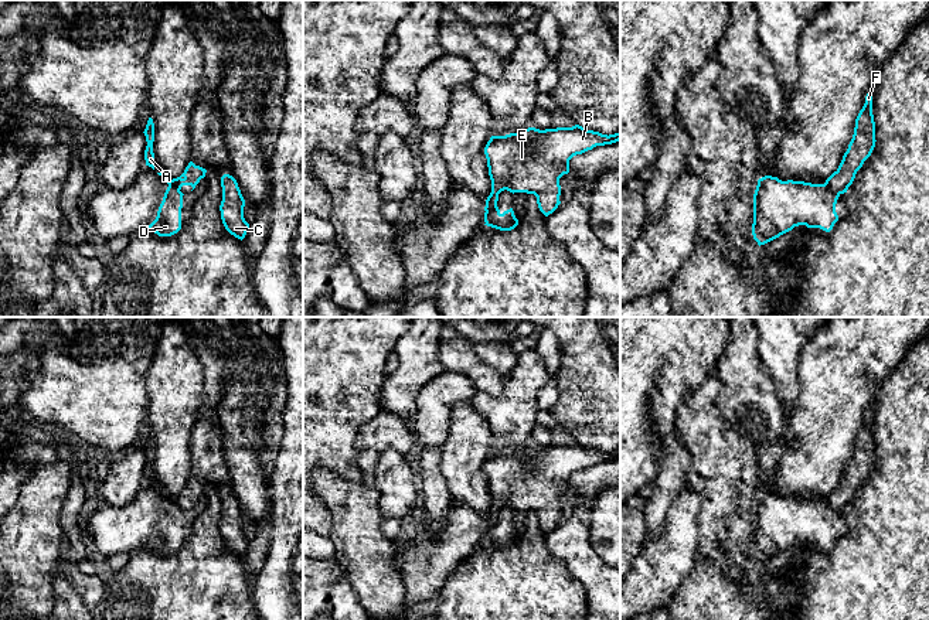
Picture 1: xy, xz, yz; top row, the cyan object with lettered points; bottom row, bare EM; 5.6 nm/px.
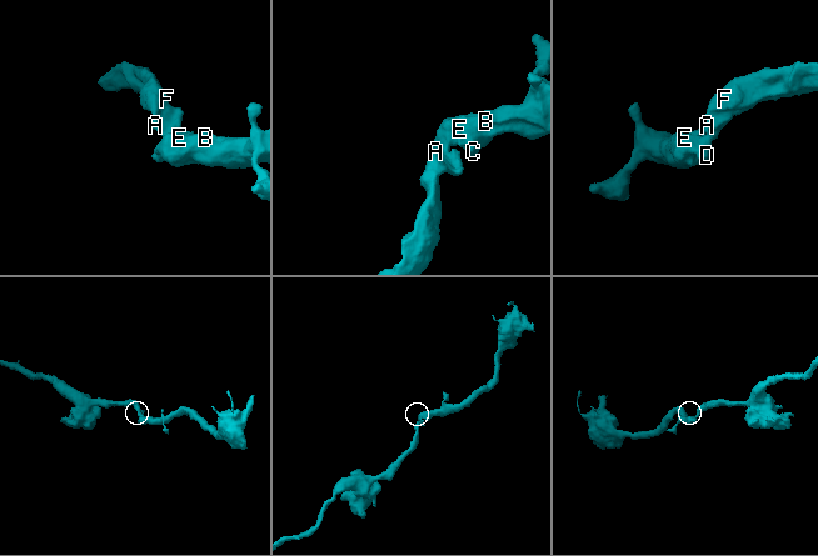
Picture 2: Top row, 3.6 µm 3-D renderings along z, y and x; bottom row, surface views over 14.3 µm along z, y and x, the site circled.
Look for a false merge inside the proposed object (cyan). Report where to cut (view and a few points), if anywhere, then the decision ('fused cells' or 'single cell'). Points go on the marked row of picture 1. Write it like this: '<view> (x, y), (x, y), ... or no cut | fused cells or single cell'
yz (823, 184), (839, 194) | fused cells

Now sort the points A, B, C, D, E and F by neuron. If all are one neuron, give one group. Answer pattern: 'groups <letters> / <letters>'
groups A F / B C D E

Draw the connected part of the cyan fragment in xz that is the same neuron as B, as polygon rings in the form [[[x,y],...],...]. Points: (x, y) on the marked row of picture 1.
[[[579,125],[545,130],[528,127],[521,134],[491,136],[484,147],[491,180],[484,211],[496,208],[498,194],[507,190],[534,194],[540,211],[548,217],[561,204],[559,178],[569,173],[569,160],[619,140],[620,132],[608,136]]]

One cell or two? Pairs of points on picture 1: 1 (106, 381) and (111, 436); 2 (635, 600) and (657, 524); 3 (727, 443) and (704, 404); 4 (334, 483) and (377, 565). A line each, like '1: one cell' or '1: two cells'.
1: one cell
2: two cells
3: one cell
4: one cell

